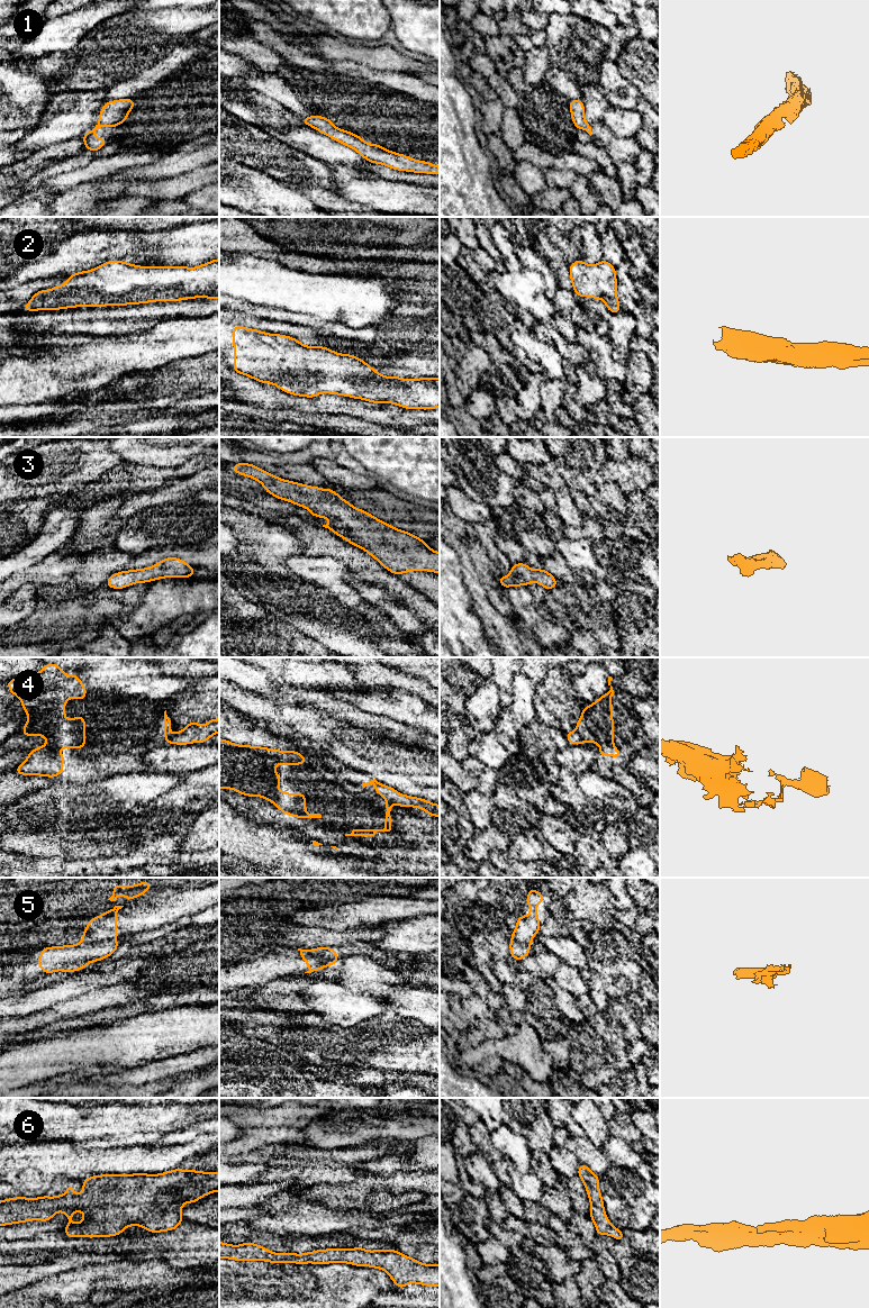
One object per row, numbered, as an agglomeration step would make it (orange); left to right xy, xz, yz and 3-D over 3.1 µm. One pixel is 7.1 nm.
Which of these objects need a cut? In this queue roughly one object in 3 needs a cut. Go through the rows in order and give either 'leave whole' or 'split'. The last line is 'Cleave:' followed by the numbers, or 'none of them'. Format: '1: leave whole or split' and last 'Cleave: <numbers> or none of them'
1: leave whole
2: leave whole
3: leave whole
4: split
5: split
6: leave whole
Cleave: 4, 5

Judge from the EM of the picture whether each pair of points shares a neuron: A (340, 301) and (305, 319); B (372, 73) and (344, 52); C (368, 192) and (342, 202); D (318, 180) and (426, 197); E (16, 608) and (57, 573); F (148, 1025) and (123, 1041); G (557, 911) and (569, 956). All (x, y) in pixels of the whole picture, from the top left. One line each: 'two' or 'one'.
A: two
B: two
C: two
D: two
E: two
F: one
G: two

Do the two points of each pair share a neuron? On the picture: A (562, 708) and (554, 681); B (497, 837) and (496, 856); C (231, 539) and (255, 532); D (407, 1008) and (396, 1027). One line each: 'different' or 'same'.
A: same
B: different
C: different
D: different

